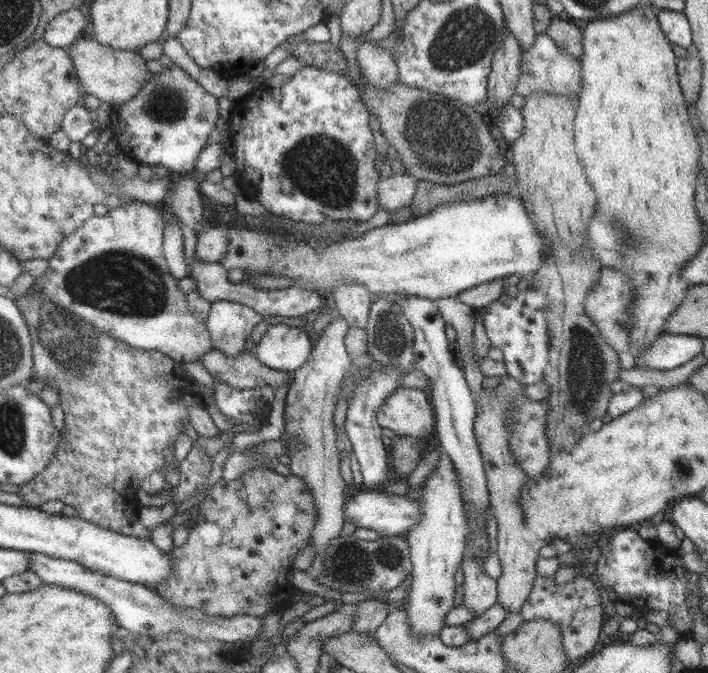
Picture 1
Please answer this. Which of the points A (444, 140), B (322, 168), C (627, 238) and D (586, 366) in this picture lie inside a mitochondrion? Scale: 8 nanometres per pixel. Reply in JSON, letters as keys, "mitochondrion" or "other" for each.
{"A":"mitochondrion","B":"mitochondrion","C":"other","D":"mitochondrion"}

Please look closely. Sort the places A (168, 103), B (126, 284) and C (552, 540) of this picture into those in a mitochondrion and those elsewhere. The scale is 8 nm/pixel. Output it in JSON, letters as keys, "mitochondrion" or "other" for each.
{"A":"mitochondrion","B":"mitochondrion","C":"other"}

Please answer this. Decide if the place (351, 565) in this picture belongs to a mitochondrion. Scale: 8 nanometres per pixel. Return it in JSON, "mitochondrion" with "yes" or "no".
{"mitochondrion":"yes"}

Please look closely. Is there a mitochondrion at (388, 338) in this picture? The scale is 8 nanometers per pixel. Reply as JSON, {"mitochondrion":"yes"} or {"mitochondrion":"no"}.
{"mitochondrion":"yes"}

